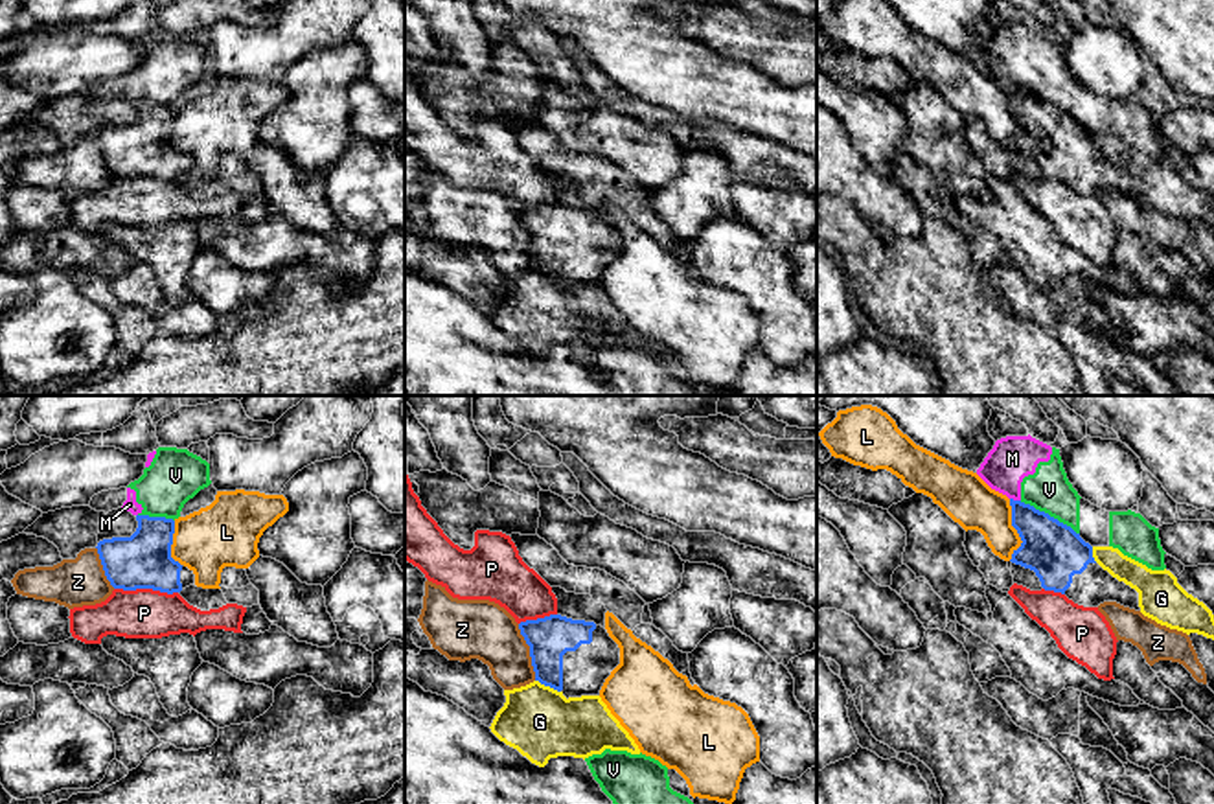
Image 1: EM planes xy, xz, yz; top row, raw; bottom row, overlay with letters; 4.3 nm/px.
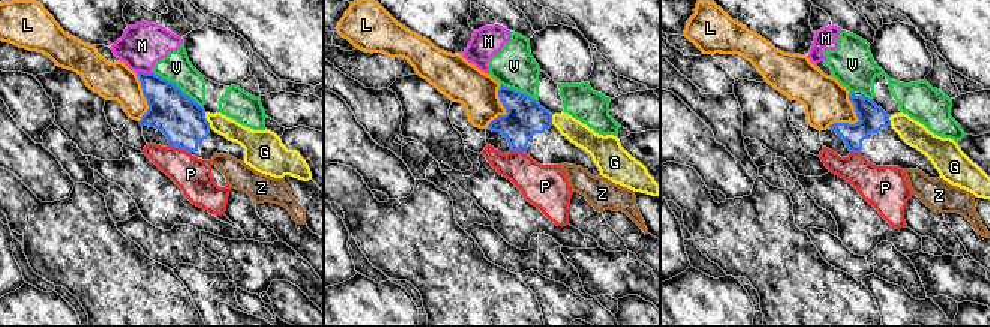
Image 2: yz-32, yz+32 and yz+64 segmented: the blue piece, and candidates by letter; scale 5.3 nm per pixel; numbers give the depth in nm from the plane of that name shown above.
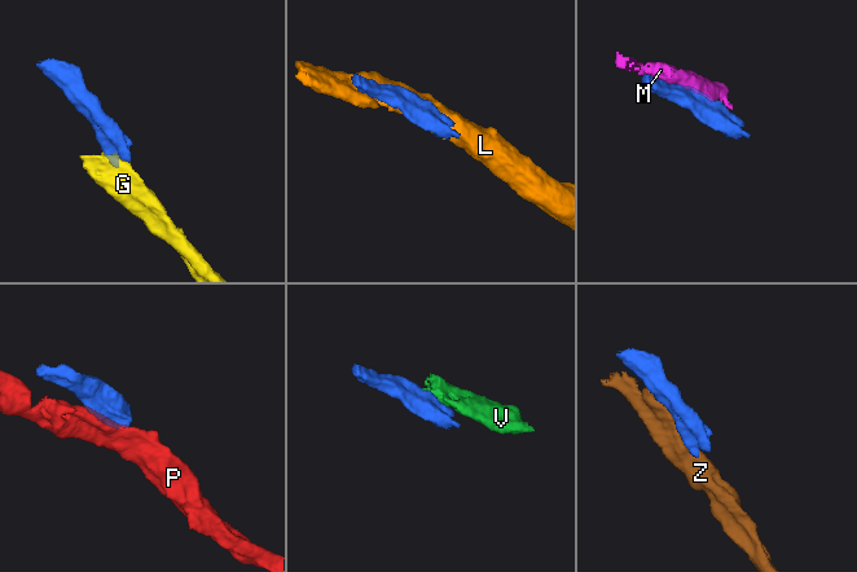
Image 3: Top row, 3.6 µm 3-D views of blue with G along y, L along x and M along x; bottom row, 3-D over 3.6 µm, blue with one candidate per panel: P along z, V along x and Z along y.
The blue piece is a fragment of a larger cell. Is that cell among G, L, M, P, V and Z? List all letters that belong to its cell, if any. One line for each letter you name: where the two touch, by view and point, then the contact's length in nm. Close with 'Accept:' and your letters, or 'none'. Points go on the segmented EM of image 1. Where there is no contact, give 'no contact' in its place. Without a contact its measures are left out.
Accept: none

